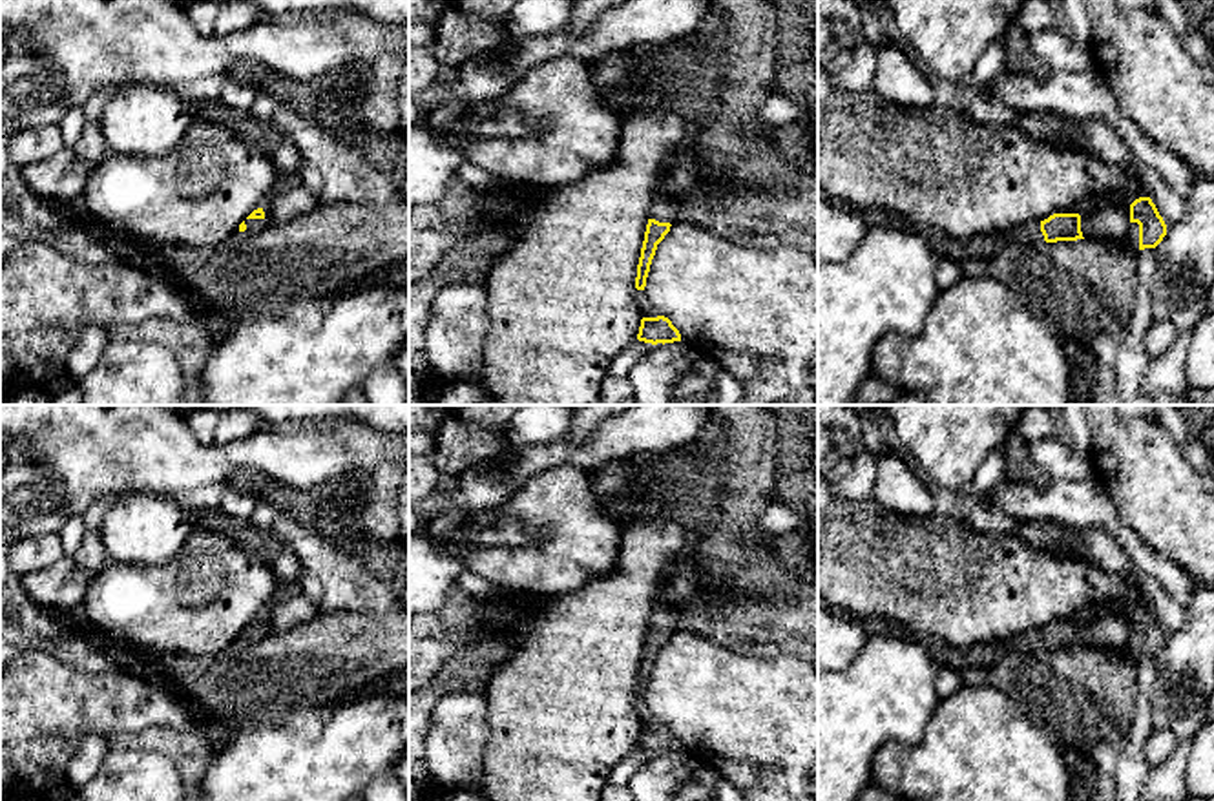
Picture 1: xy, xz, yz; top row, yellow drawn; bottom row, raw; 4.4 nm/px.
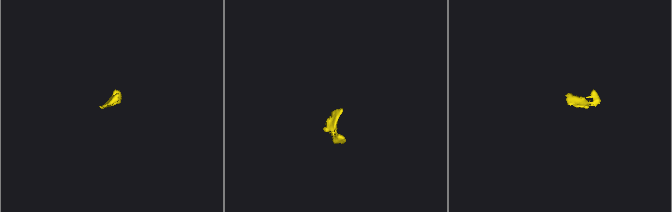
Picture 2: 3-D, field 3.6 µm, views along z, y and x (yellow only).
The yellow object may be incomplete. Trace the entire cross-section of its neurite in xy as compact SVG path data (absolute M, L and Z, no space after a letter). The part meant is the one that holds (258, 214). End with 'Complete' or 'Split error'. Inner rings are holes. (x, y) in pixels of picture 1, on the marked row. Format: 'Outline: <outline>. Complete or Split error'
Outline: M263 208L254 210L237 228L234 235L223 244L223 248L237 248L267 226Z. Split error

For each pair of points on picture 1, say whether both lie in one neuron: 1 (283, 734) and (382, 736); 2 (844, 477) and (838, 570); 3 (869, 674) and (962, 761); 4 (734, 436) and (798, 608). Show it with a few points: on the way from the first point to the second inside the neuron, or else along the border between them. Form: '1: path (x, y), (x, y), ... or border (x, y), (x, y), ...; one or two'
1: path (307, 736), (358, 736); one
2: border (837, 493), (851, 500), (871, 499); two
3: border (941, 699), (924, 736), (917, 743), (888, 741); two
4: path (743, 480), (743, 531), (753, 542), (754, 572); one

